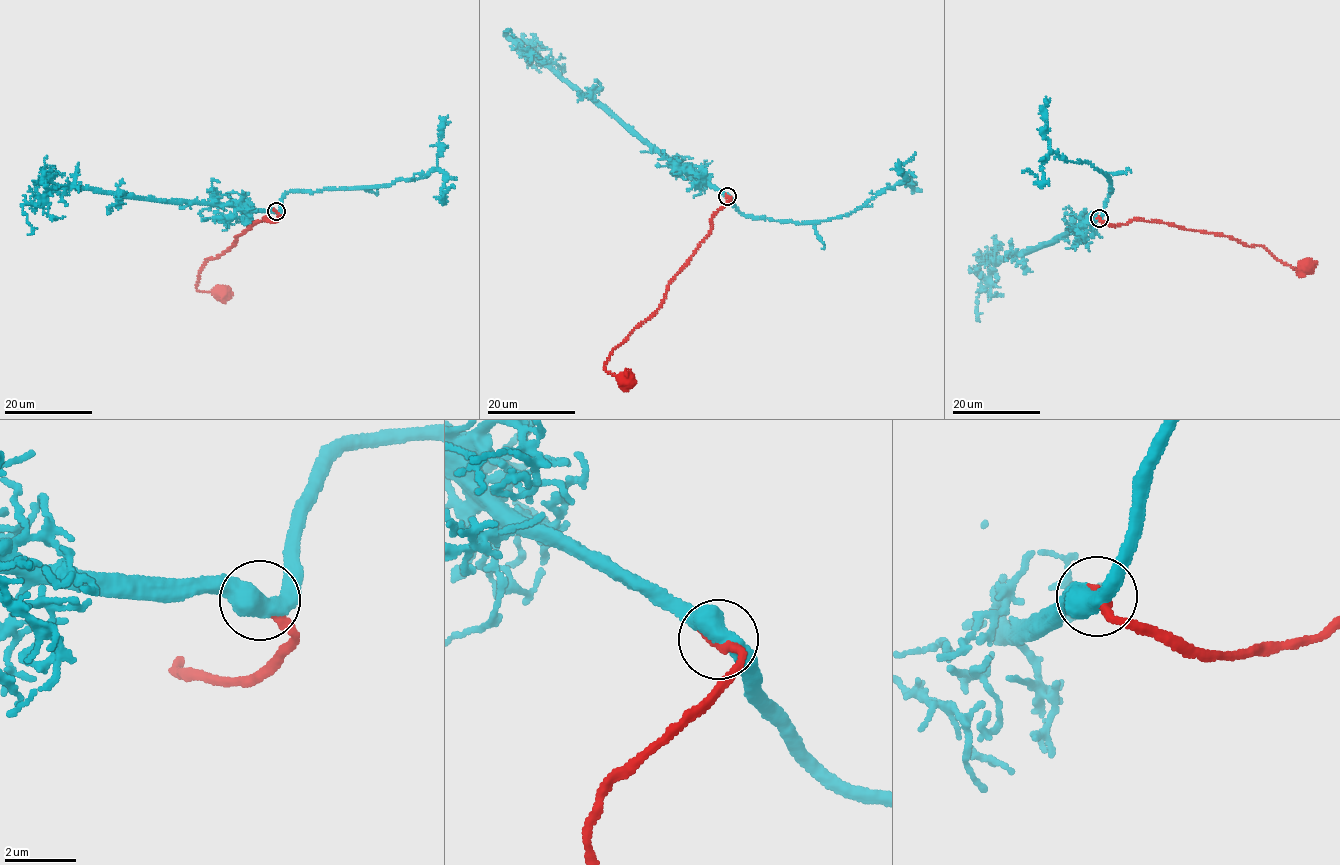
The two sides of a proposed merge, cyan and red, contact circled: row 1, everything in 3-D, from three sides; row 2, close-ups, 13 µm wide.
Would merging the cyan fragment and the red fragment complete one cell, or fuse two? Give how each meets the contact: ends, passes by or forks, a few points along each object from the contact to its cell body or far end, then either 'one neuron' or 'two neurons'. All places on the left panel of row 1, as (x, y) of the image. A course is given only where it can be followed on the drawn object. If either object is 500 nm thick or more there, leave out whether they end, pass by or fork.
course cyan (275, 211), (59, 187), (40, 201), (23, 205), (23, 212), (33, 230), (28, 234); course red (275, 211), (280, 216), (276, 220), (255, 223), (234, 244), (207, 260), (196, 288), (221, 292); one neuron

